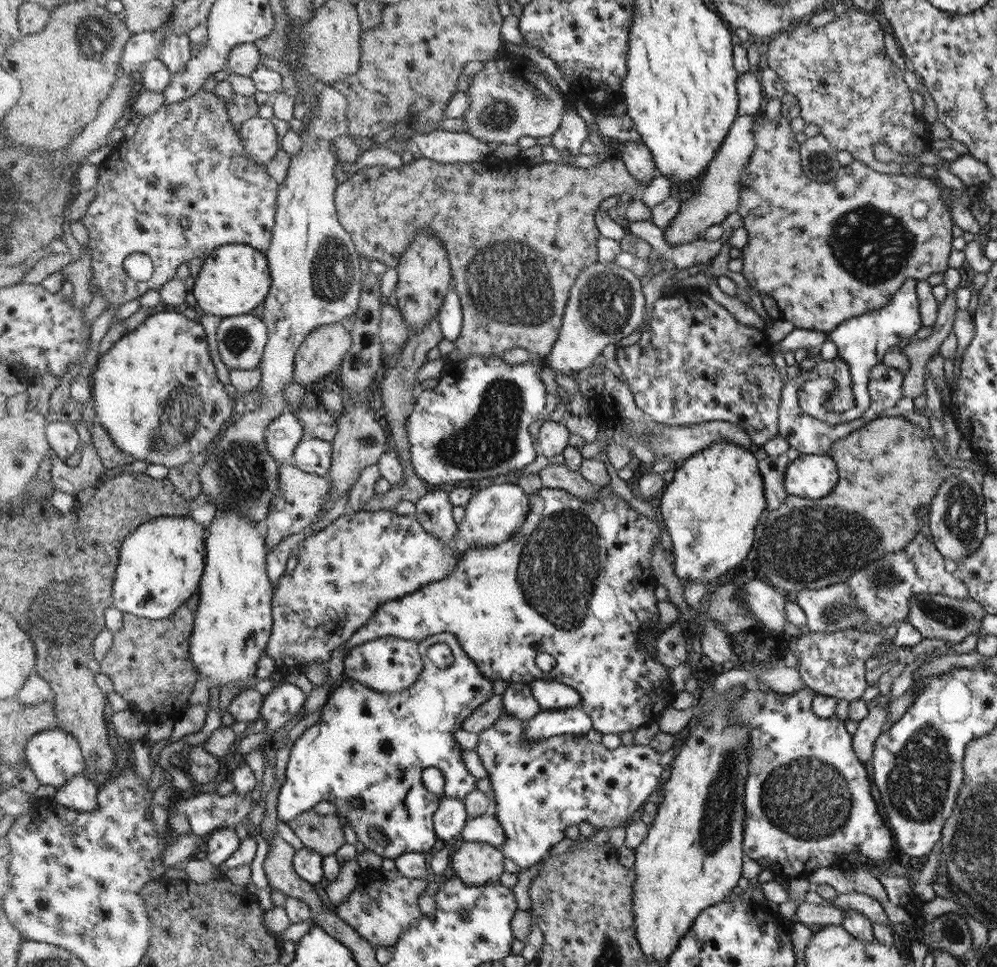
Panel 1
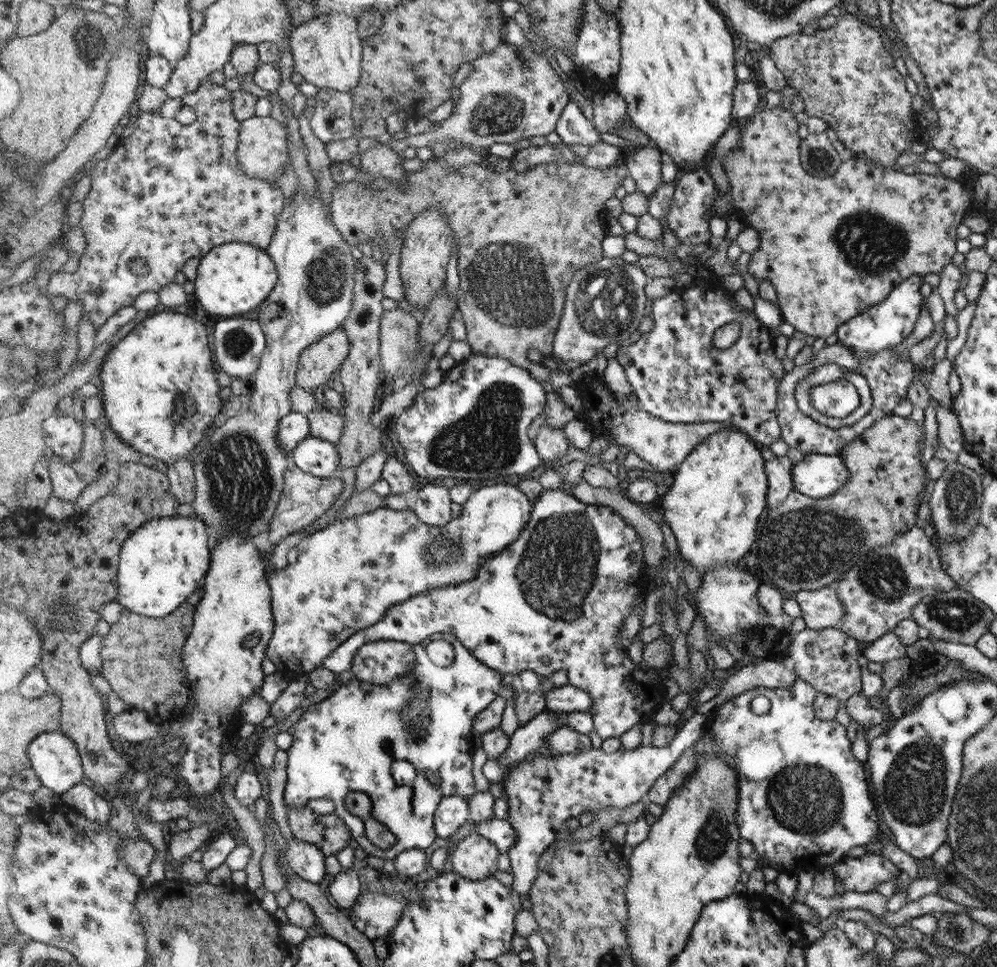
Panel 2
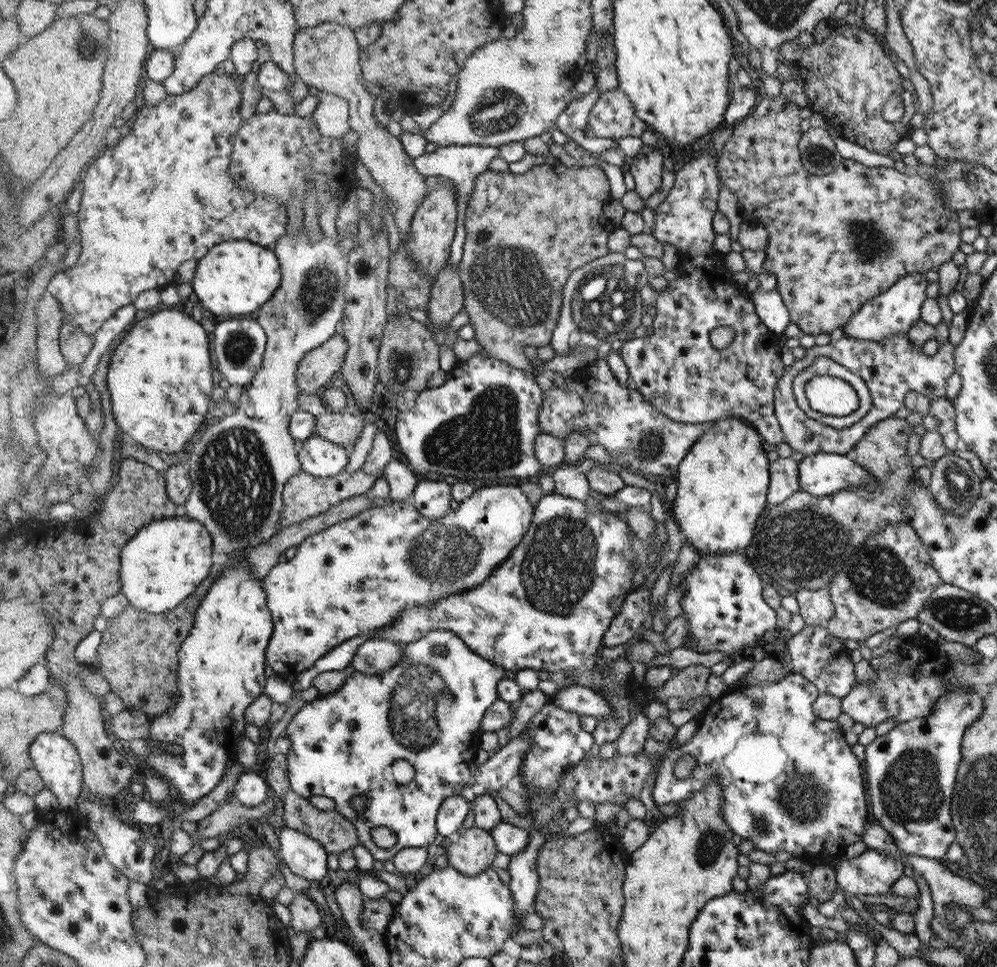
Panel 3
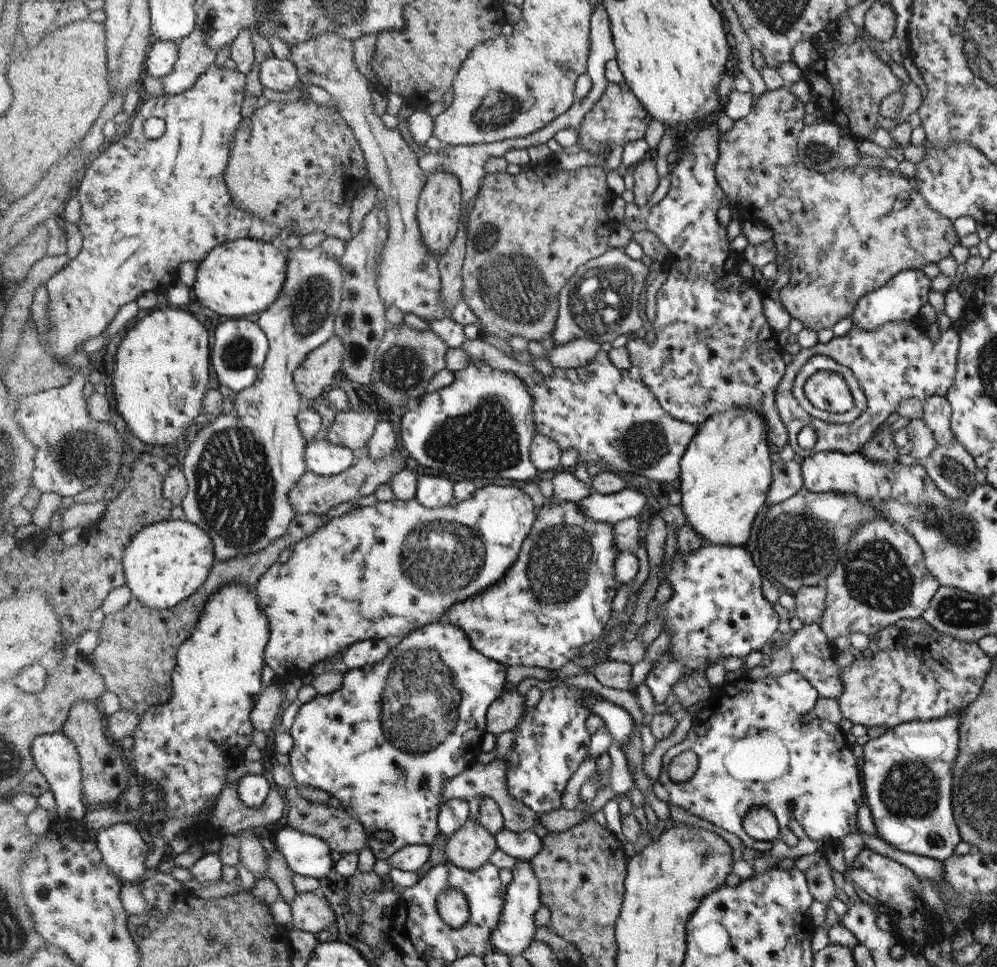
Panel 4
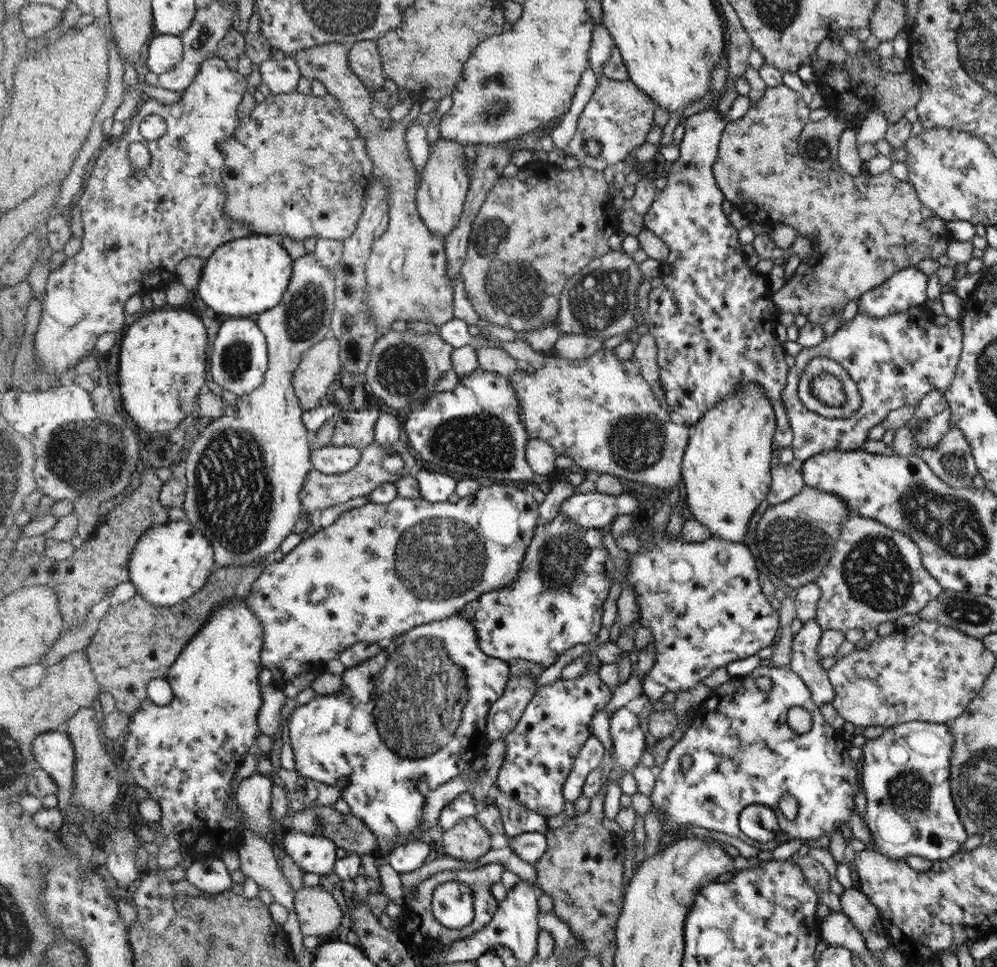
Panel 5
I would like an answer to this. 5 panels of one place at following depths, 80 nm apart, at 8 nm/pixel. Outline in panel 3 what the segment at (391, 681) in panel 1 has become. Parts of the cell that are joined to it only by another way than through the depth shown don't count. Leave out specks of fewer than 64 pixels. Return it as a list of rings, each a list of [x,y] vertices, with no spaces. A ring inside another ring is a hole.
[[[373,637],[363,642],[352,658],[351,666],[355,671],[368,676],[380,676],[395,668],[403,658],[404,644],[394,644],[389,640]]]

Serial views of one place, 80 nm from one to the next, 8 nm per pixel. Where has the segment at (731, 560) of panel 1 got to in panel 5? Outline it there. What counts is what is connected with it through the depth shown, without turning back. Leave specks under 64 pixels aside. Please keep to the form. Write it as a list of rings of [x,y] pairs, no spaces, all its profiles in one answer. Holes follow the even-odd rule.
[[[747,382],[690,426],[691,442],[684,454],[683,506],[688,517],[704,525],[711,536],[740,542],[754,510],[770,487],[775,410],[757,382]]]

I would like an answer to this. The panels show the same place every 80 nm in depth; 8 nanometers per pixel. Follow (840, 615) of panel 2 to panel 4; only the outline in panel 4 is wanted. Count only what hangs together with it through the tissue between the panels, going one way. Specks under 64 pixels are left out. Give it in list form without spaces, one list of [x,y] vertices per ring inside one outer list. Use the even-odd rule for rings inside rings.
[[[801,587],[794,596],[796,601],[794,616],[800,618],[804,625],[820,624],[825,611],[826,590],[824,587]]]

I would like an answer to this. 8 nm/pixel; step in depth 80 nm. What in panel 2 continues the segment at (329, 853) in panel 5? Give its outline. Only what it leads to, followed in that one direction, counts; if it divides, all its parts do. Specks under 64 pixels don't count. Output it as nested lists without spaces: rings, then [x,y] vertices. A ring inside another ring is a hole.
[[[295,838],[294,841],[286,840],[289,844],[286,851],[286,860],[289,867],[300,878],[317,886],[327,875],[325,869],[326,855],[315,843],[298,838]]]

